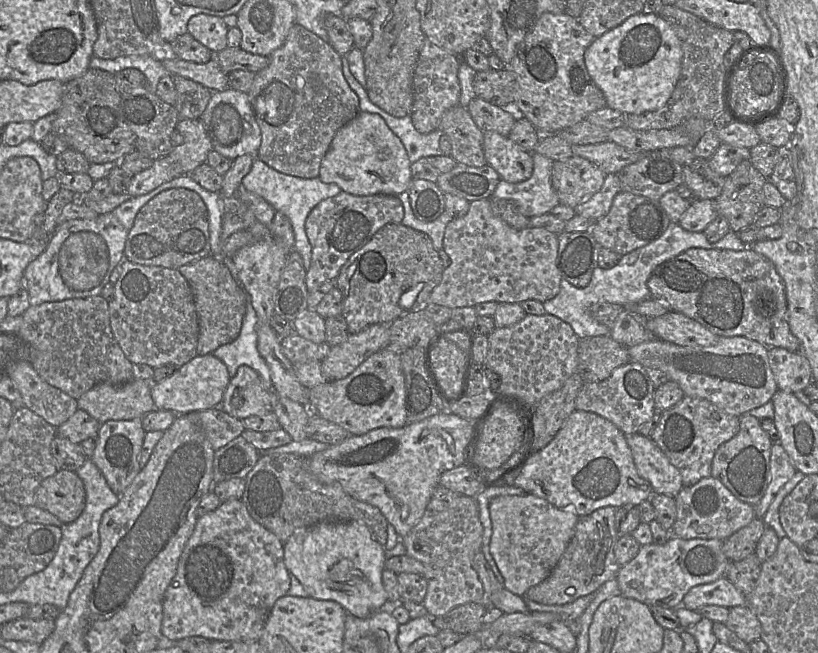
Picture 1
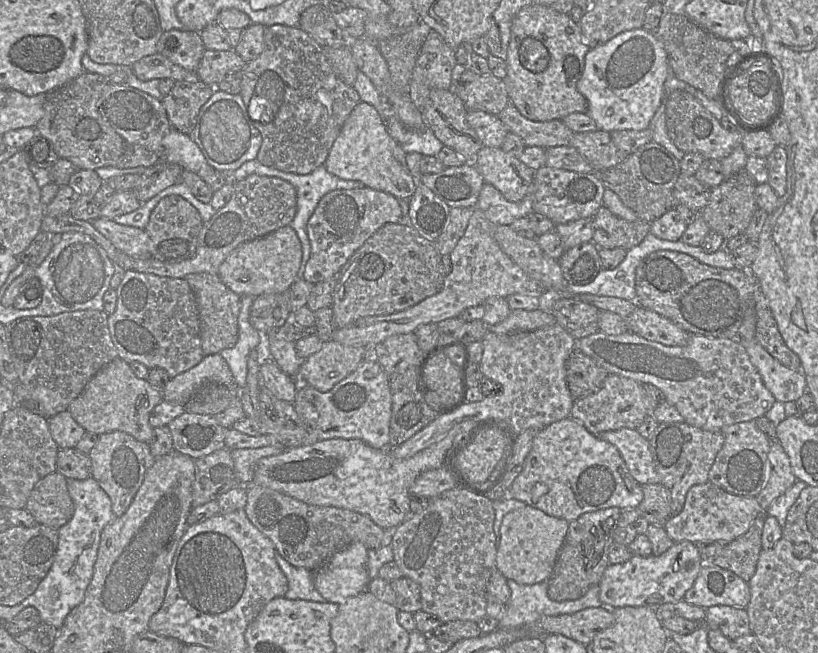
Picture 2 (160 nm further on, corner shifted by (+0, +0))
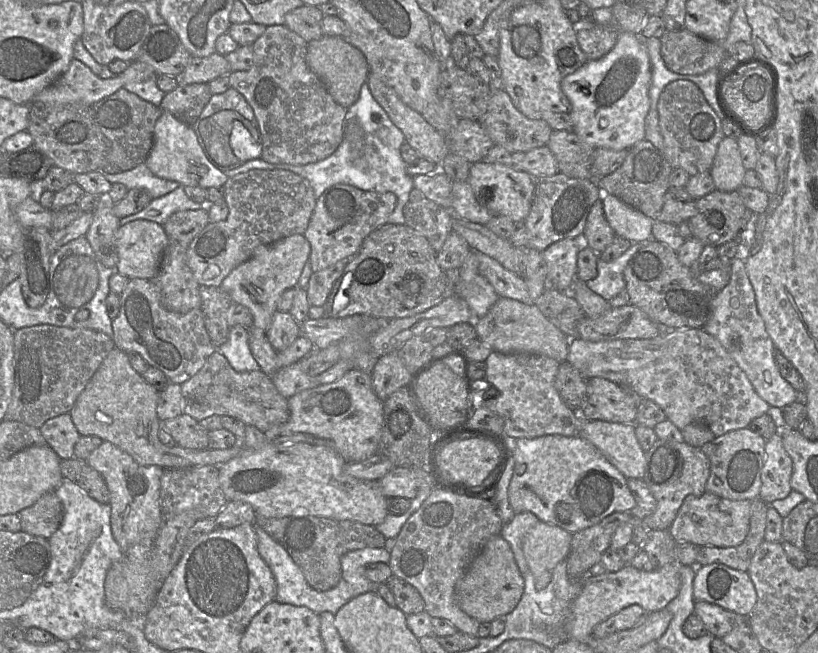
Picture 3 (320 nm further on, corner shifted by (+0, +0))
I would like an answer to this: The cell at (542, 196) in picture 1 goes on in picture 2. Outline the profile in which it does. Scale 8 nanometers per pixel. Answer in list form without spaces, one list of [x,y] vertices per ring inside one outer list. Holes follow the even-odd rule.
[[[485,183],[474,208],[480,209],[485,217],[496,224],[511,225],[516,219],[533,212],[533,195],[529,192],[522,200],[508,201],[493,185]]]

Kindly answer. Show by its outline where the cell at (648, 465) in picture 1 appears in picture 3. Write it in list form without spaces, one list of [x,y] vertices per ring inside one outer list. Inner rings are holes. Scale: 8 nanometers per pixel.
[[[581,420],[578,435],[590,441],[627,479],[642,479],[645,452],[635,434],[634,424]]]

